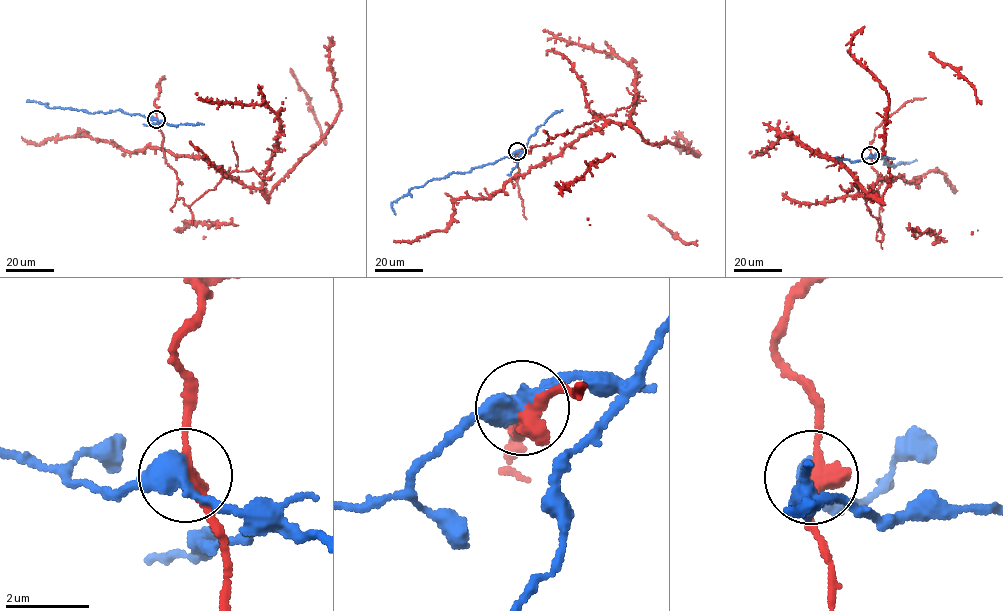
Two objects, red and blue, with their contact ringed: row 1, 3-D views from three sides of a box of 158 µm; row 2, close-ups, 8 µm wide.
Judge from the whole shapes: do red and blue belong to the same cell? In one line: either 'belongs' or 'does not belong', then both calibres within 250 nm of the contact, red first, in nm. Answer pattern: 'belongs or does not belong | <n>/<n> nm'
does not belong | 360/440 nm

